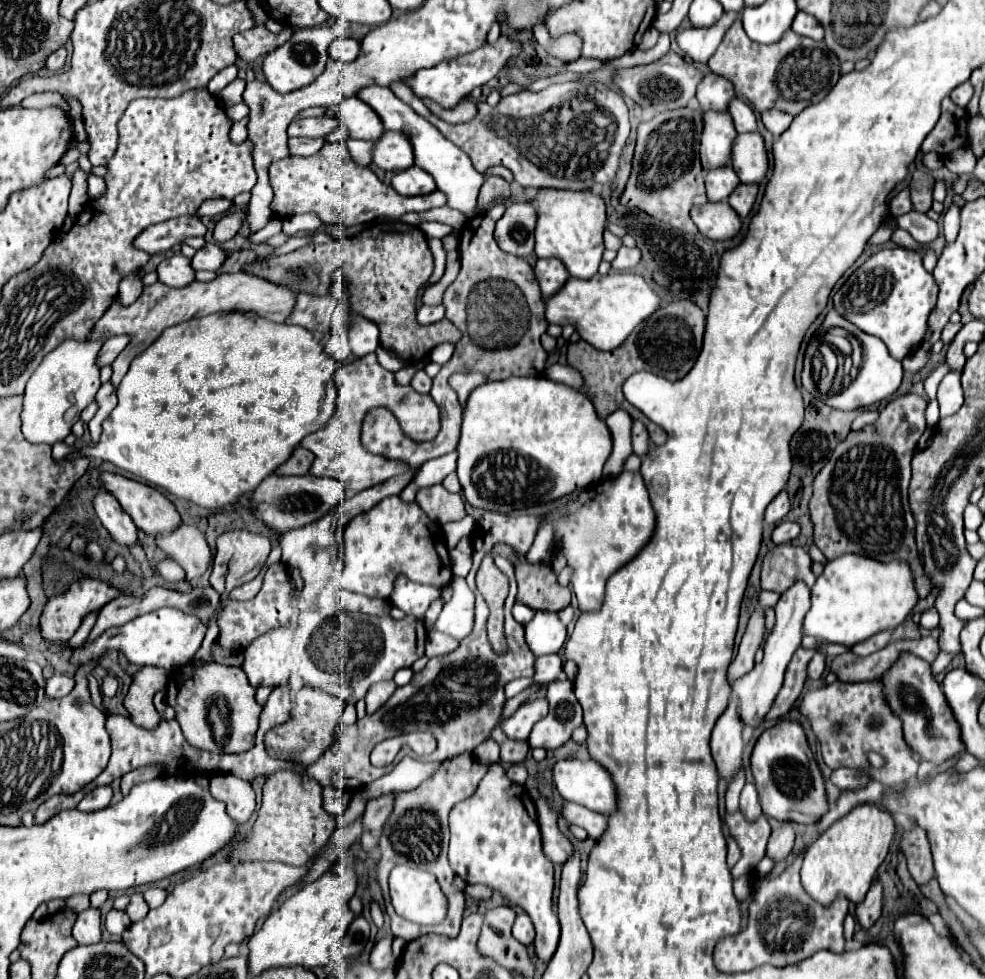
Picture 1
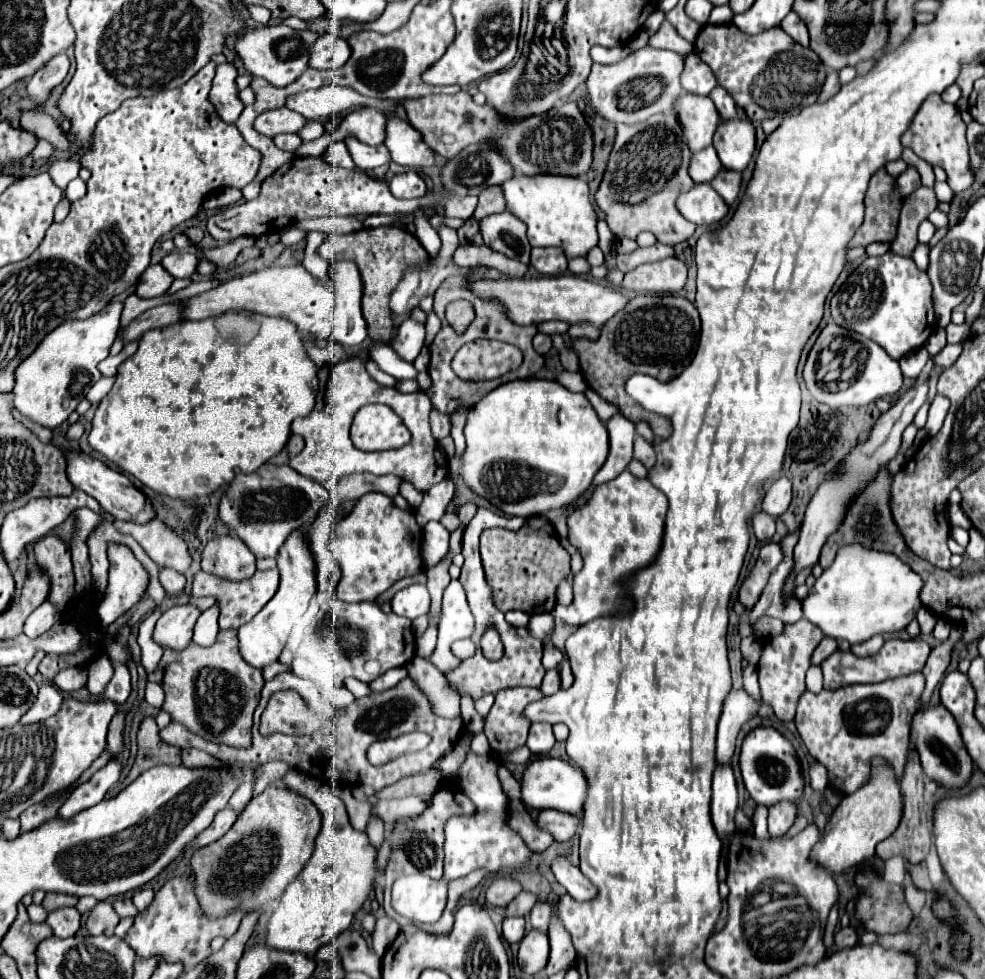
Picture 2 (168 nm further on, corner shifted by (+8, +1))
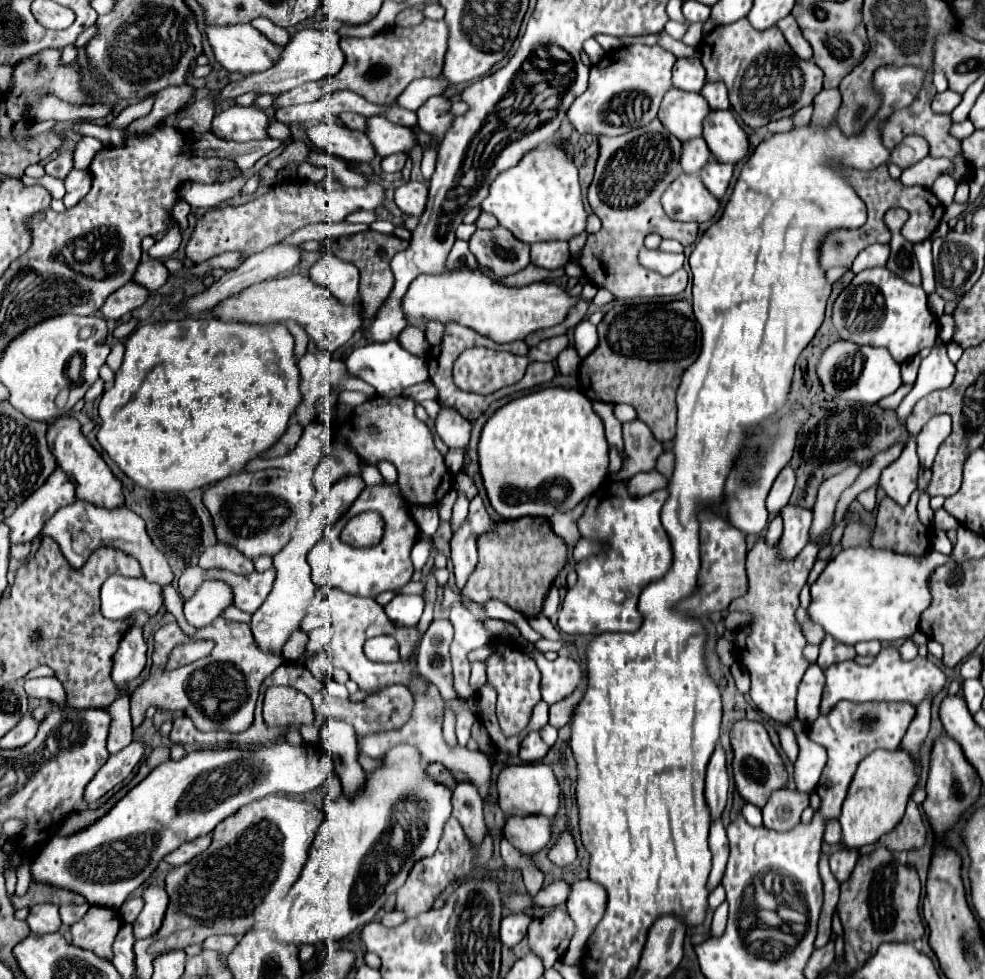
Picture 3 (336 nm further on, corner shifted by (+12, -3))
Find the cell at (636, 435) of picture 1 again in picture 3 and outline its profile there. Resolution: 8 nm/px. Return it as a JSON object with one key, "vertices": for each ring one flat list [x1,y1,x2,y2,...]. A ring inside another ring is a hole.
{"vertices":[[664,450,664,454,660,454,660,458,656,460,656,470,662,474,662,476,670,476,672,474,672,468,674,468,674,456,672,456,672,450]]}

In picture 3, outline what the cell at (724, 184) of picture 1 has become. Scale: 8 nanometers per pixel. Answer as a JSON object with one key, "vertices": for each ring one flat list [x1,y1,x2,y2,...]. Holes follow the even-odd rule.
{"vertices":[[694,138,684,144,680,166,686,174,698,174,700,168,704,168,704,164,708,164,710,160,712,160,712,154,706,142,702,138]]}

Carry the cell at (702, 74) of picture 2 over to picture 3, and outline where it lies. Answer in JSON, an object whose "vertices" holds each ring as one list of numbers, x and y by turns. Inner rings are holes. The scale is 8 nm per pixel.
{"vertices":[[696,56,678,58,672,70,672,82,676,88,686,92,700,92,706,82,706,72]]}

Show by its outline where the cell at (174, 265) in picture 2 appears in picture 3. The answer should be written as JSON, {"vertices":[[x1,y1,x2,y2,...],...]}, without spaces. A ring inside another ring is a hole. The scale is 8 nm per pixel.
{"vertices":[[150,258,148,262,142,262,134,274,134,282,146,286,148,290,158,290,160,286,166,284,168,278,170,278,170,272,164,266,164,262,154,258]]}

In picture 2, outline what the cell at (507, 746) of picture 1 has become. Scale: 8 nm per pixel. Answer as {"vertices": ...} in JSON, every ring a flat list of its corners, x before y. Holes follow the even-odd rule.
{"vertices":[[508,688,496,694,484,726,484,734,494,752,510,752,526,744,530,720,524,716,524,708,542,698,544,694,539,688]]}

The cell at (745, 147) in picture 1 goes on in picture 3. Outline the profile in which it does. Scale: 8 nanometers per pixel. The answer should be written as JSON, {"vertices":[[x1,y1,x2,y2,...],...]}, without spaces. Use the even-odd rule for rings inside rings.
{"vertices":[[712,110,706,116,704,140,722,164,736,164,748,156,748,136,730,110]]}

